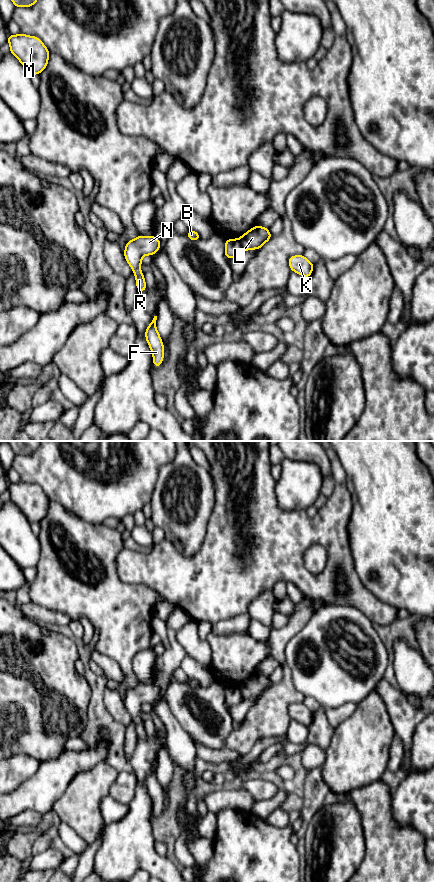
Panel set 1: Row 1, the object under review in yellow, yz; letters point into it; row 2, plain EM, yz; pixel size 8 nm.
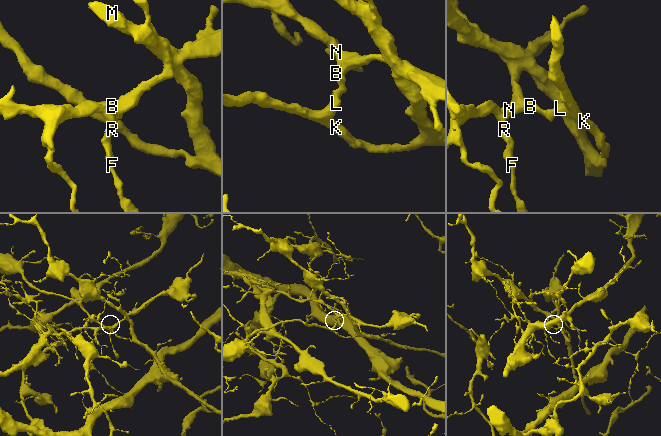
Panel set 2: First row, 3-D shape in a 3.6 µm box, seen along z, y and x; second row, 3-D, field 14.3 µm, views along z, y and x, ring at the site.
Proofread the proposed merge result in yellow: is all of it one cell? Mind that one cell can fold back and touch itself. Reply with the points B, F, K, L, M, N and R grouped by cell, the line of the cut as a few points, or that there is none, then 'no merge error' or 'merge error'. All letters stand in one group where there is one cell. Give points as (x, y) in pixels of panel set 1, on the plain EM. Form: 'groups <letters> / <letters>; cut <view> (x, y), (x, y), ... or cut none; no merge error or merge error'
groups B F N R / K L M; cut yz (238, 687), (244, 697); merge error

